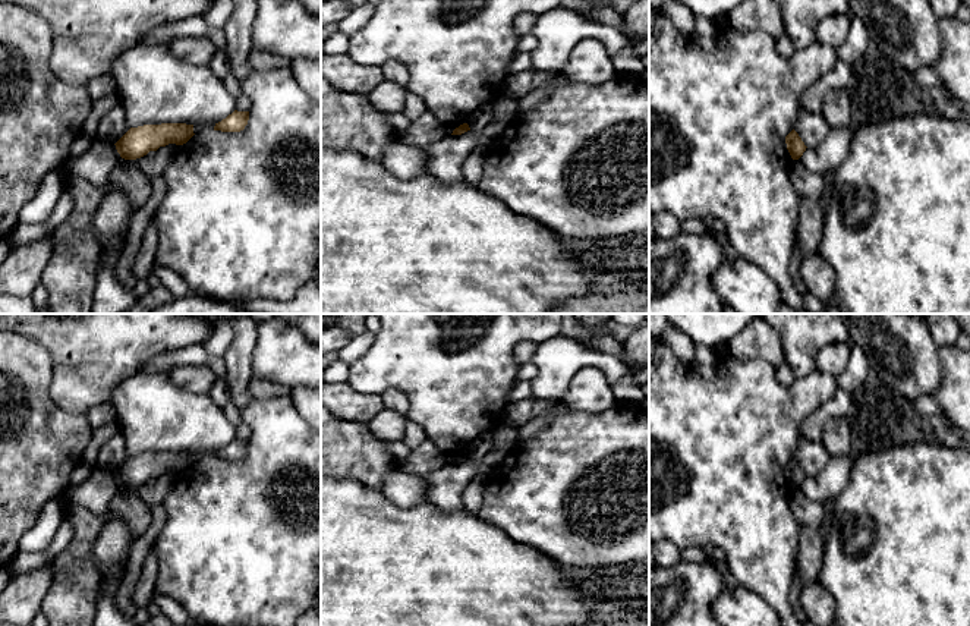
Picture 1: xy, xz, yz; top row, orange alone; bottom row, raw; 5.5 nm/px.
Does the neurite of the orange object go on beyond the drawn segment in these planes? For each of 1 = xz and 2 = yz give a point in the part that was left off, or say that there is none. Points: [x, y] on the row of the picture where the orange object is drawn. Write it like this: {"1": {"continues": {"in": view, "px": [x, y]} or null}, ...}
{"1": {"continues": null}, "2": {"continues": null}}

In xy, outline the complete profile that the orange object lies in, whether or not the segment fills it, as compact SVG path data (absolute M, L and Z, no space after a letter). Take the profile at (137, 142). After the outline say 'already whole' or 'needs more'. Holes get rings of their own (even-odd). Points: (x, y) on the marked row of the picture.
M144 125L130 128L114 145L122 158L136 160L169 144L183 145L193 135L193 125Z; already whole

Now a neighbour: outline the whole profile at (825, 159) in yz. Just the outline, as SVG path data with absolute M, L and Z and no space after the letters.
M848 126L831 128L823 142L815 148L806 148L799 160L807 170L825 177L845 161L851 141L853 132Z

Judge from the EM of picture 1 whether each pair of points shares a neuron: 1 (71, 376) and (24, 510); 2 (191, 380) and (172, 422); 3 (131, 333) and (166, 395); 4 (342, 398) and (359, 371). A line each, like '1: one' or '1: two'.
1: two
2: two
3: two
4: two

